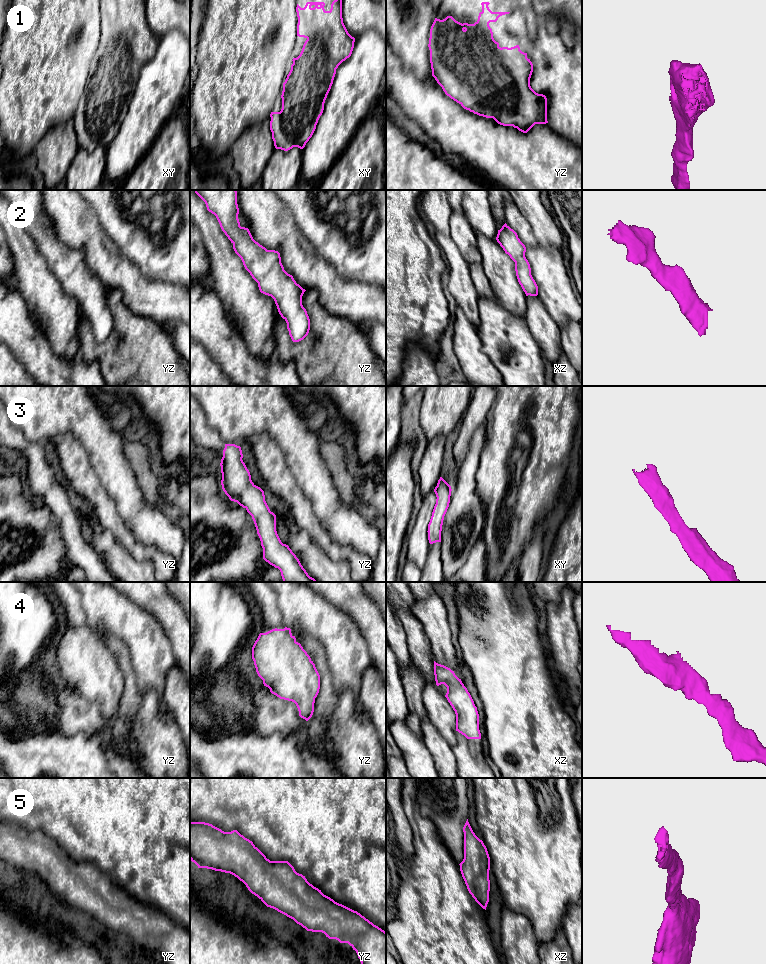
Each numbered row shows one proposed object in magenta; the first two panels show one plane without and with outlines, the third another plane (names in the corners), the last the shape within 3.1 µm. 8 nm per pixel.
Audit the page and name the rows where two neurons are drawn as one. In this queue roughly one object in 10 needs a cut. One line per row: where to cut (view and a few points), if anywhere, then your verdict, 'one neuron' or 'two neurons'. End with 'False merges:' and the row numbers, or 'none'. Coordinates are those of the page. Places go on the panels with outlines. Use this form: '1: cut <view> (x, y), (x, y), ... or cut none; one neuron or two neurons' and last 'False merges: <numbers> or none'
1: cut none; one neuron
2: cut none; one neuron
3: cut none; one neuron
4: cut none; one neuron
5: cut none; one neuron
False merges: none

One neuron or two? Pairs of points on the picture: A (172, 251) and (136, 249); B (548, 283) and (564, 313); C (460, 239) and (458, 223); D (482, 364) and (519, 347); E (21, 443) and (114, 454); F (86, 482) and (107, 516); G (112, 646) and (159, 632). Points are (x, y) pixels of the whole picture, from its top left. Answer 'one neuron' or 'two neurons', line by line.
A: one neuron
B: one neuron
C: one neuron
D: two neurons
E: two neurons
F: one neuron
G: two neurons

